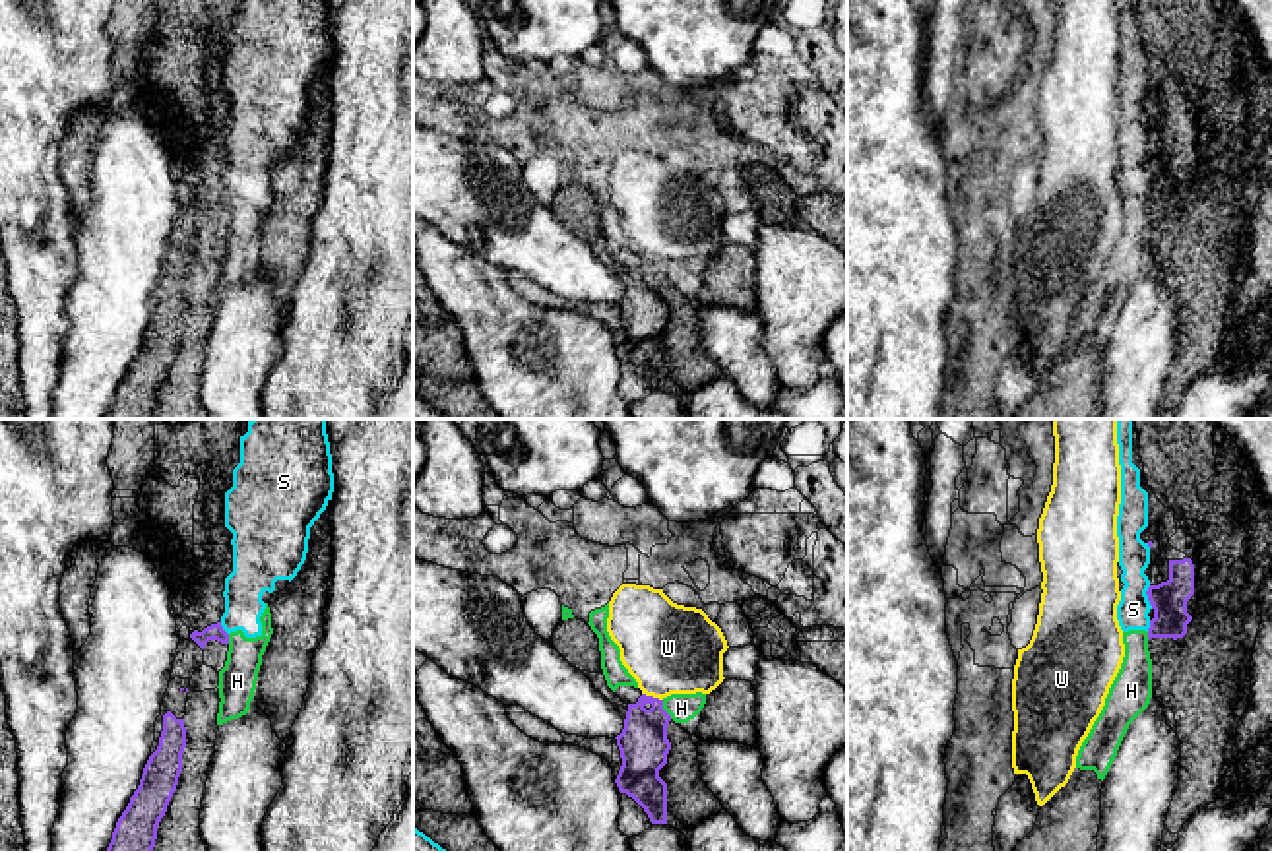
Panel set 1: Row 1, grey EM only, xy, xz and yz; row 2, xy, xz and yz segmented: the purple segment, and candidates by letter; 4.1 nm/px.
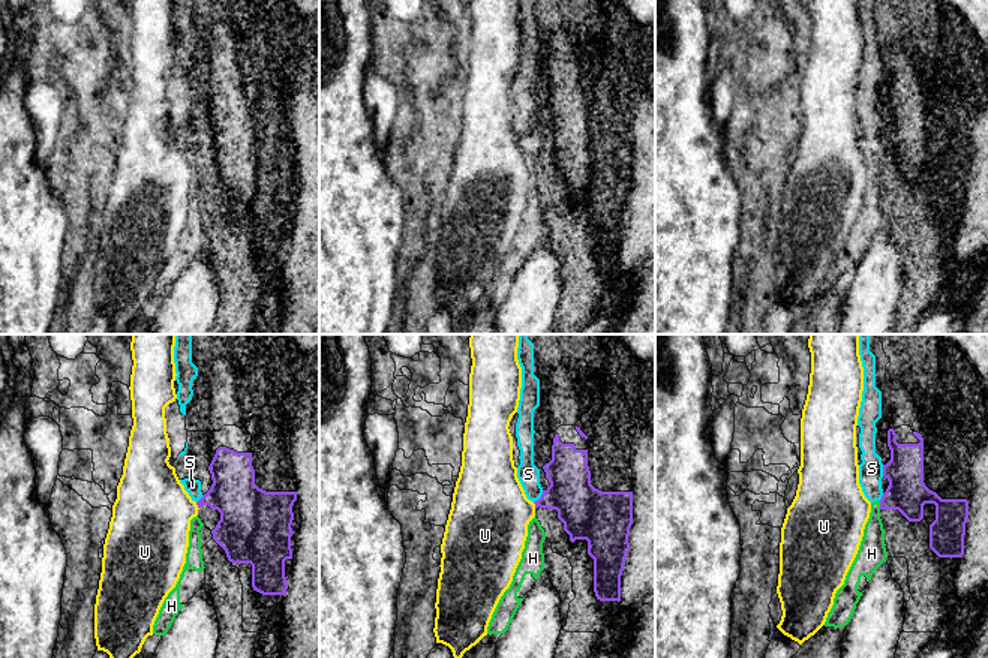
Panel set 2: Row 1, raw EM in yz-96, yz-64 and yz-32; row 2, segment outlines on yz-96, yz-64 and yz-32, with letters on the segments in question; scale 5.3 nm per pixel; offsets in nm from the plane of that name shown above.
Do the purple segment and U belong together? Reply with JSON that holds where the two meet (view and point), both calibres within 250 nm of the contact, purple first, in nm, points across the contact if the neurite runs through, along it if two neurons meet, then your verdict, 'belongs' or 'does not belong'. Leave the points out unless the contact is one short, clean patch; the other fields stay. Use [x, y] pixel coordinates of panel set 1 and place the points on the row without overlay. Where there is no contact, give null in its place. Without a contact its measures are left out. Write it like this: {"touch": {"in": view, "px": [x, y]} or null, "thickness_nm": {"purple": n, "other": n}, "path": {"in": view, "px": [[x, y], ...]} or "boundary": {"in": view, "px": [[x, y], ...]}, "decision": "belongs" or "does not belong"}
{"touch": {"in": "xz", "px": [652, 262]}, "thickness_nm": {"purple": 200, "other": 380}, "boundary": {"in": "xz", "px": [[642, 258], [662, 266]]}, "decision": "does not belong"}

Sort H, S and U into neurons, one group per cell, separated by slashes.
H S / U

